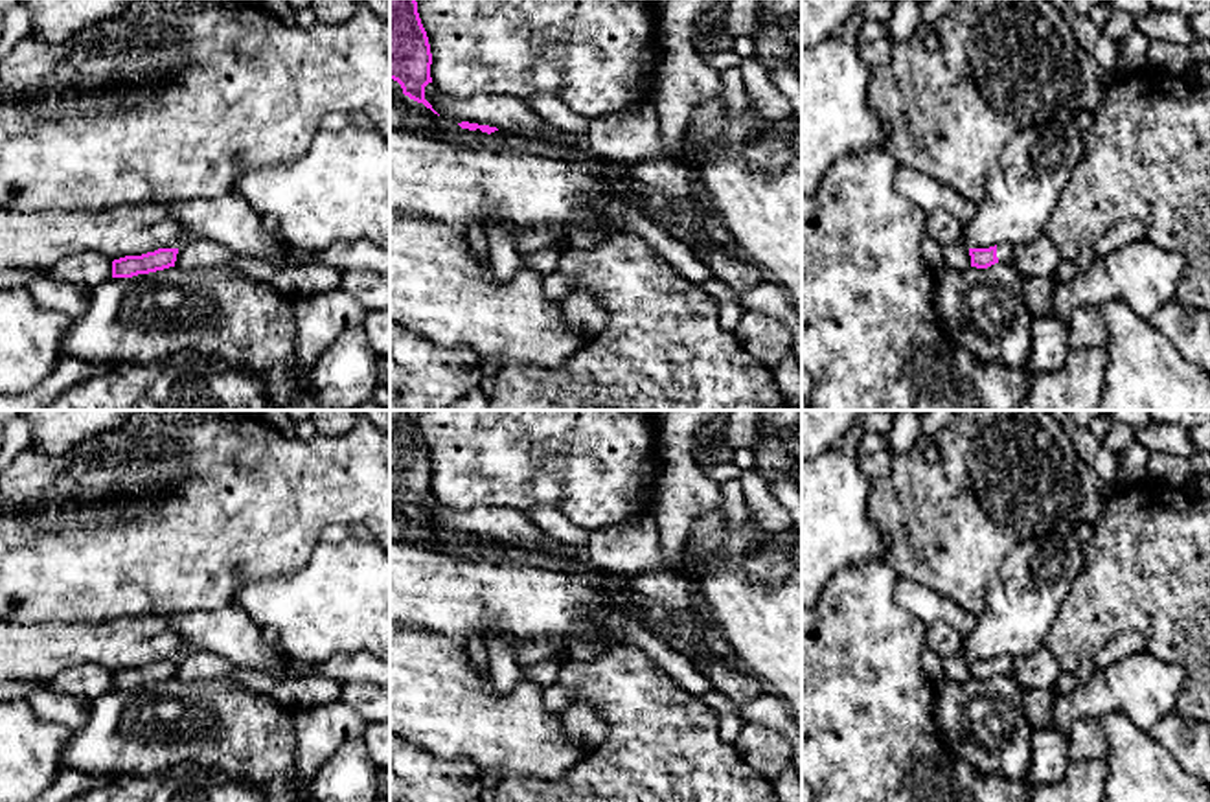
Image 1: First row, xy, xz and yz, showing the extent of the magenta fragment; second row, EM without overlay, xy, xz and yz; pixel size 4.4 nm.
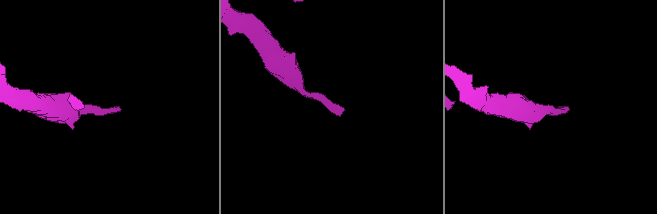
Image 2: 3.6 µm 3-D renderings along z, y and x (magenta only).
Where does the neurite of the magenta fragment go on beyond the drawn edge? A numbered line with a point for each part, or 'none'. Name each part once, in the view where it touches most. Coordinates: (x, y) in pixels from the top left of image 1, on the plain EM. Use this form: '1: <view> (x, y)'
1: yz (1004, 664)

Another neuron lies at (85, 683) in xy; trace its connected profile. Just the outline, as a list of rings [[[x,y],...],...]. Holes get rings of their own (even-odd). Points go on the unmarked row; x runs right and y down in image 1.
[[[81,664],[39,682],[40,690],[70,695],[85,706],[112,690],[112,671],[97,664]]]

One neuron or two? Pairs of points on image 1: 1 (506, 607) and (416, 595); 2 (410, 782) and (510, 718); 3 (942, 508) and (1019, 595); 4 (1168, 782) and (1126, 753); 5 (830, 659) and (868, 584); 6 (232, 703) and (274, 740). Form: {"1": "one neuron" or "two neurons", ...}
{"1": "one neuron", "2": "two neurons", "3": "two neurons", "4": "one neuron", "5": "one neuron", "6": "one neuron"}

